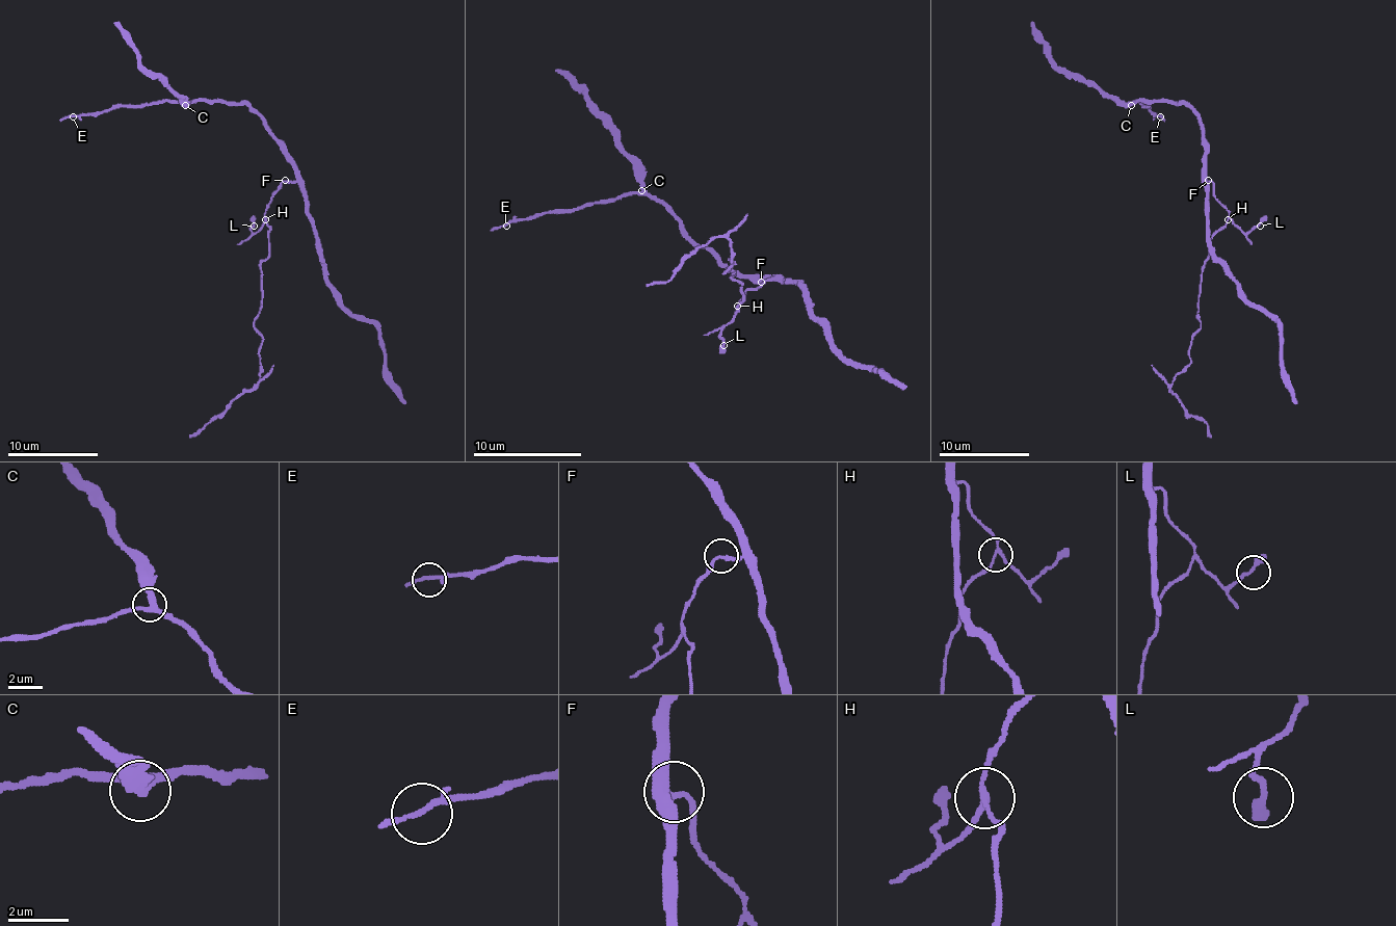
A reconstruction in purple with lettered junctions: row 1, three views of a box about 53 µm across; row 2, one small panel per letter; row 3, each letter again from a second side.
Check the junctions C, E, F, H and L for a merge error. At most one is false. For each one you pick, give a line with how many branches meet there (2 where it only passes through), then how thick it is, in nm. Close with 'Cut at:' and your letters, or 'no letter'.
H: Branches: 3. Thickness 140 nm
Cut at: H

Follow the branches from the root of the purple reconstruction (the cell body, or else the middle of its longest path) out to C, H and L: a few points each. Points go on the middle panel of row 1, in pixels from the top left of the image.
C: (764, 282), (774, 280), (739, 276), (723, 266), (658, 201), (641, 190)
H: (764, 282), (759, 288), (751, 288), (737, 307)
L: (764, 282), (745, 293), (737, 307), (737, 315), (720, 332), (723, 345)

